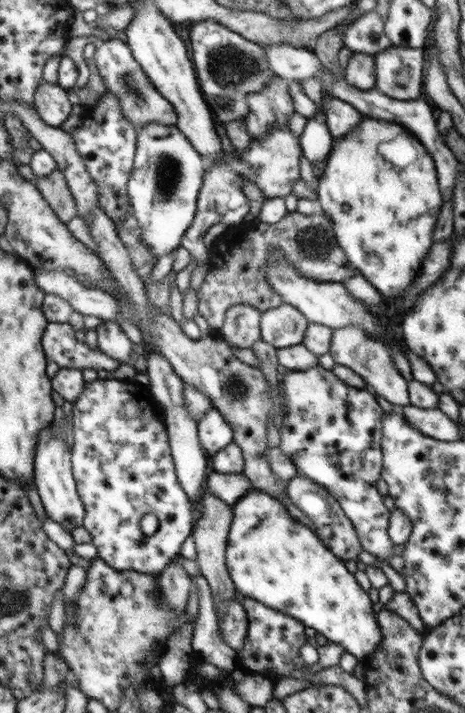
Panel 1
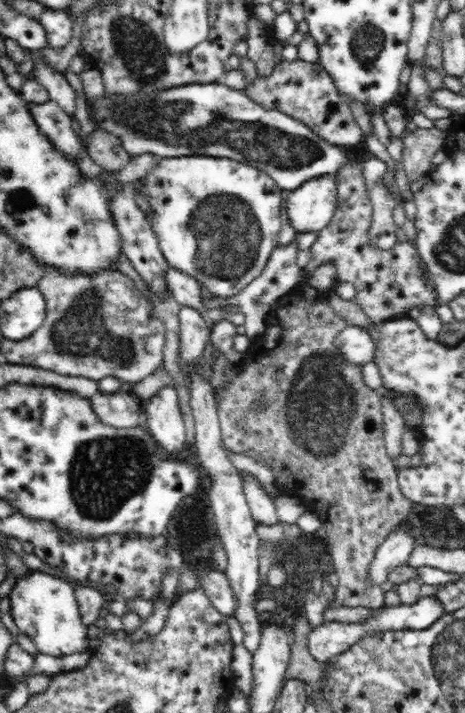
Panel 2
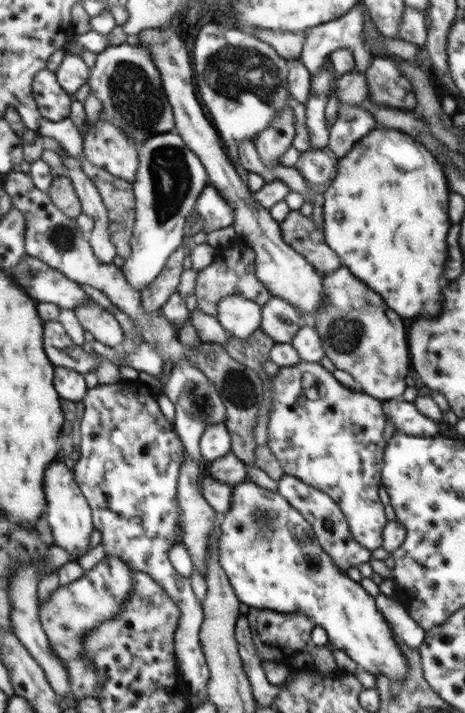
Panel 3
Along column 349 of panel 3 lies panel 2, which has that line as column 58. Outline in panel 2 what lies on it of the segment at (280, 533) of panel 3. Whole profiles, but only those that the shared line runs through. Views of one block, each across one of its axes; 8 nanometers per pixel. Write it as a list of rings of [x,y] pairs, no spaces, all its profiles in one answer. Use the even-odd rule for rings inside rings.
[[[30,569],[29,574],[16,578],[14,586],[10,591],[9,599],[9,612],[16,626],[18,626],[19,632],[34,641],[40,654],[44,653],[53,657],[62,657],[63,655],[72,655],[76,652],[80,653],[84,650],[91,650],[88,645],[90,639],[86,633],[87,626],[80,619],[74,589],[72,589],[72,585],[68,581],[53,576],[52,574],[41,572],[40,570]]]

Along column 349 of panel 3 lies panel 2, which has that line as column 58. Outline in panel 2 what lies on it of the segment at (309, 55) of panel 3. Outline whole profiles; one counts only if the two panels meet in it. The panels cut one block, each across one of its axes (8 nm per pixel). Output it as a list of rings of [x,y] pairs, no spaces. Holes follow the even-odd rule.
[[[45,8],[38,21],[46,30],[49,48],[62,50],[70,43],[75,30],[66,11]]]

